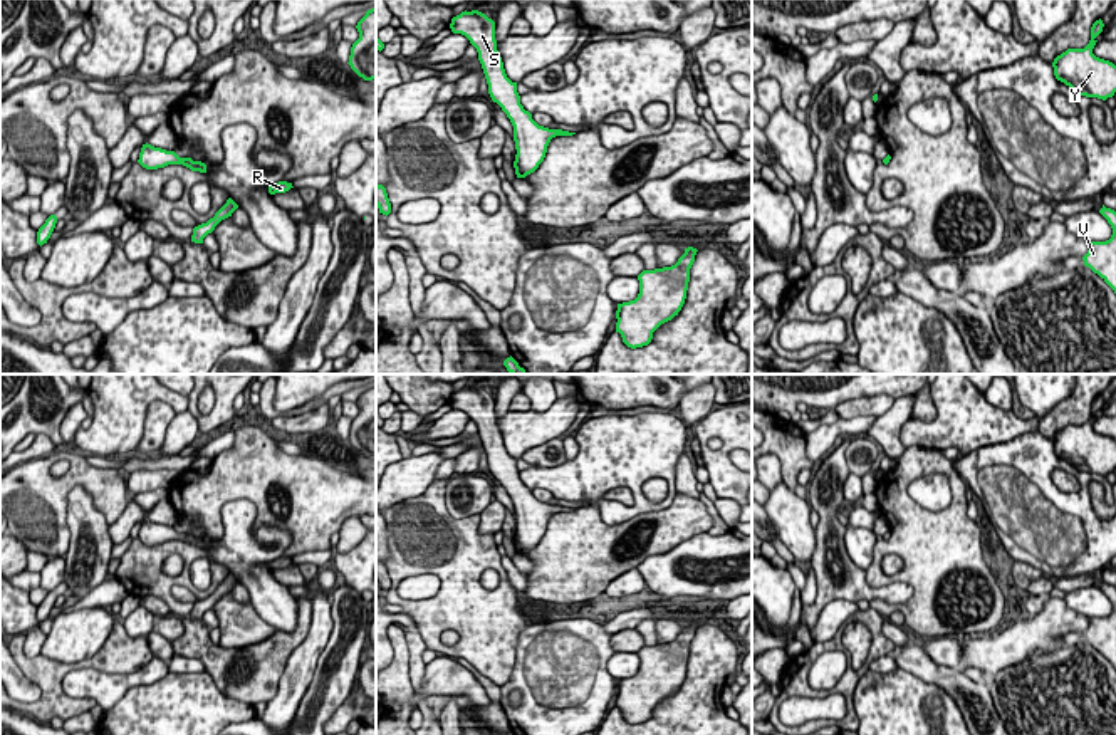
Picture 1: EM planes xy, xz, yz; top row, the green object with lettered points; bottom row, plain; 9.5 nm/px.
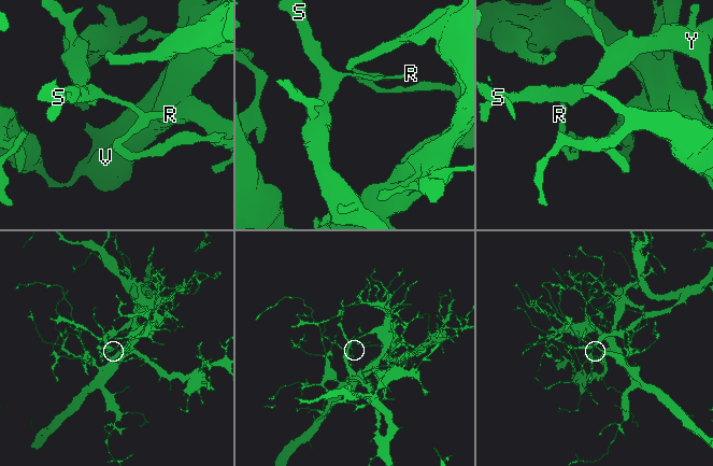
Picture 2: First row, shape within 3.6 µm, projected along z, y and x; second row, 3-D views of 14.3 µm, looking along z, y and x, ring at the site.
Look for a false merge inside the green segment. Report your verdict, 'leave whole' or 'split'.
split

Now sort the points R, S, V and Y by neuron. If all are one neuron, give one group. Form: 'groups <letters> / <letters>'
groups R V / S Y

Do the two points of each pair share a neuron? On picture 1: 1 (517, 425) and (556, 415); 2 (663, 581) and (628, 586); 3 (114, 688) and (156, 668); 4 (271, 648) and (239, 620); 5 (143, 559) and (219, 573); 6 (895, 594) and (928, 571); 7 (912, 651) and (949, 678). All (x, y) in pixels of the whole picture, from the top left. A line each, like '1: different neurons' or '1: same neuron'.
1: same neuron
2: different neurons
3: same neuron
4: different neurons
5: same neuron
6: different neurons
7: same neuron

